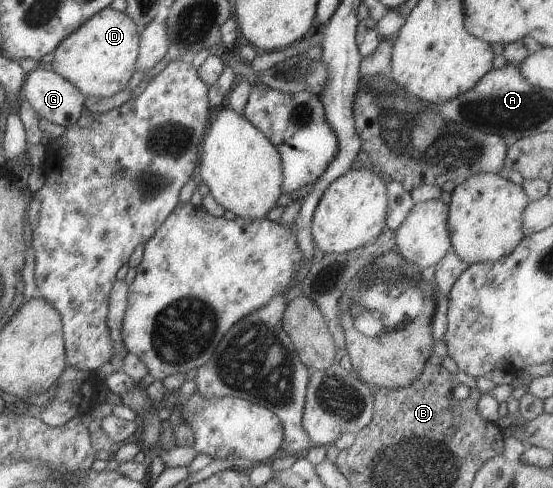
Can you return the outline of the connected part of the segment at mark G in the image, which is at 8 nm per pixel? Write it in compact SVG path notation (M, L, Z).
M41 65L25 75L20 97L30 104L39 120L64 128L81 117L85 98L74 85Z

